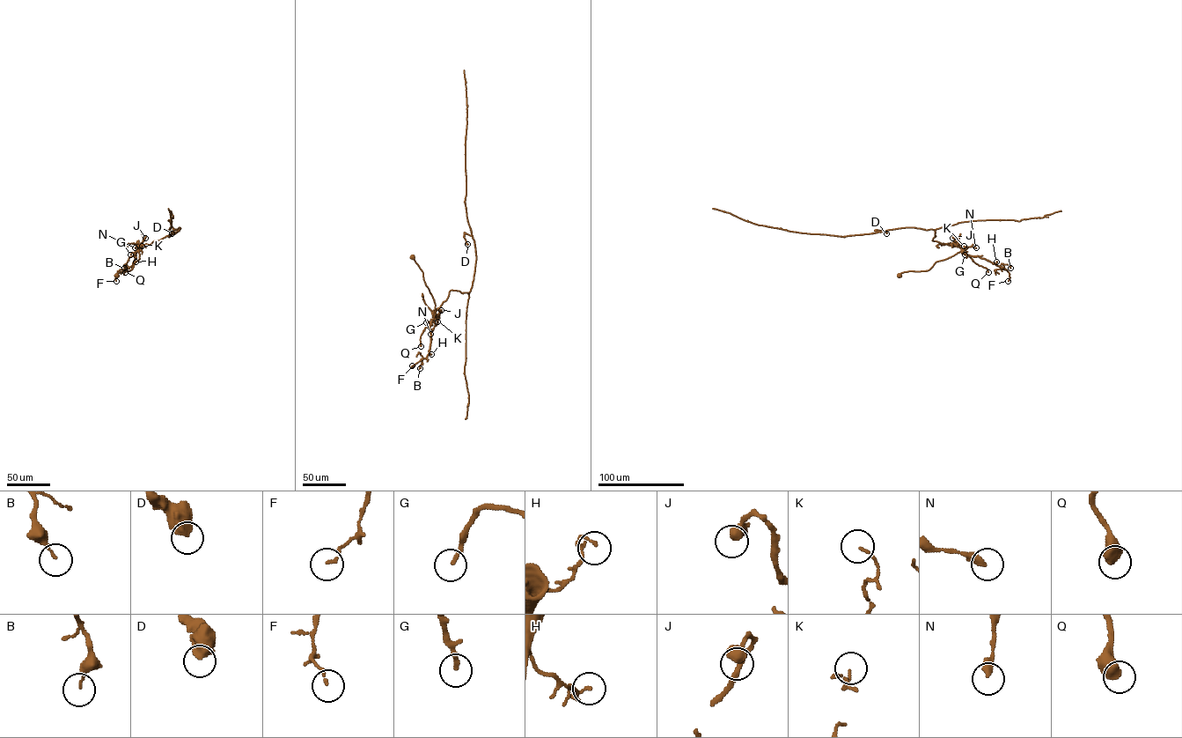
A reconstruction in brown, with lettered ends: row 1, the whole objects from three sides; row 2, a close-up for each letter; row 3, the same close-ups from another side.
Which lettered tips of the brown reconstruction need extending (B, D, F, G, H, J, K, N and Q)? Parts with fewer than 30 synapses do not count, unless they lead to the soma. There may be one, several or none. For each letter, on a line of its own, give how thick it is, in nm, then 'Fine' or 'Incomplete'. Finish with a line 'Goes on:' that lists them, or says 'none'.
B: Thickness 110 nm. Fine
D: Thickness 600 nm. Fine
F: Thickness 100 nm. Fine
G: Thickness 200 nm. Fine
H: Thickness 90 nm. Fine
J: Thickness 550 nm. Fine
K: Thickness 70 nm. Fine
N: Thickness 360 nm. Fine
Q: Thickness 600 nm. Fine
Goes on: none

